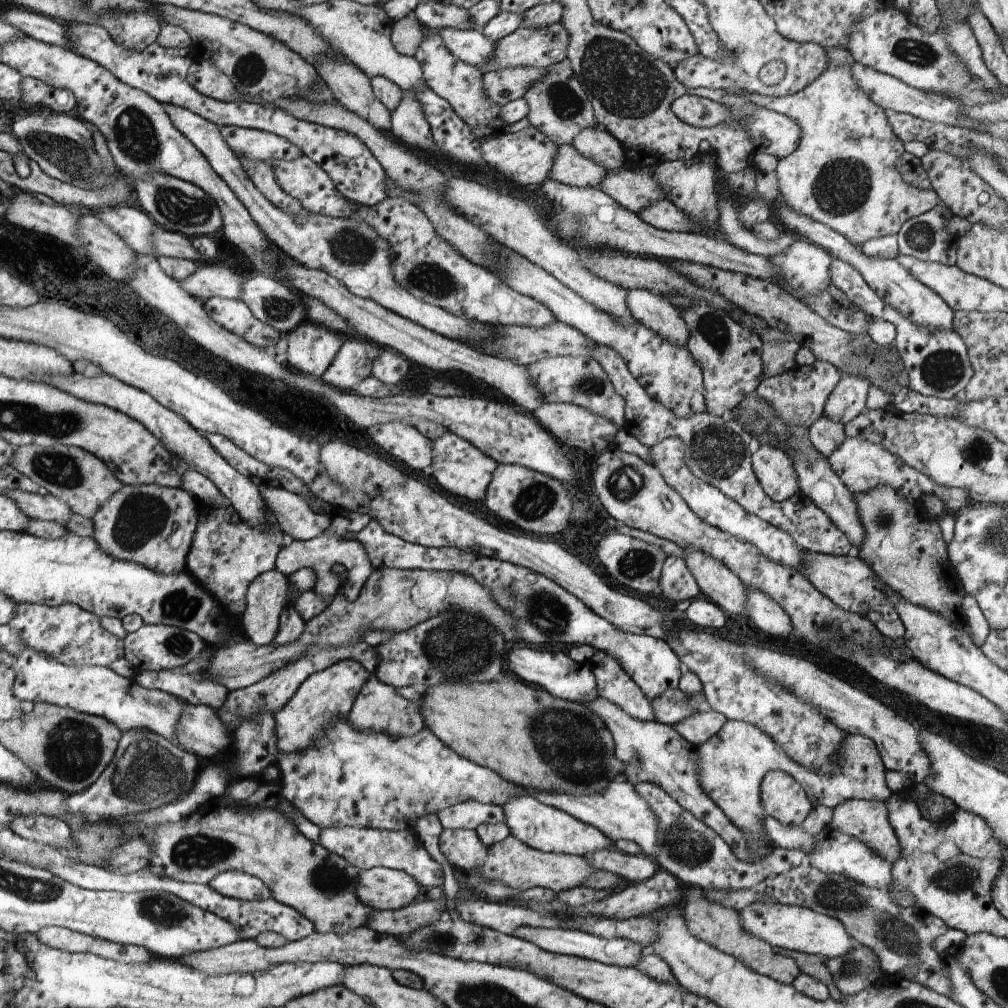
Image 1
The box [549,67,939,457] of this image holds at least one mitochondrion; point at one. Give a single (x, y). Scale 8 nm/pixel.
(841, 186)

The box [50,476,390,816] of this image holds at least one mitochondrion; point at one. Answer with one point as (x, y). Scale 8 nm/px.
(148, 765)

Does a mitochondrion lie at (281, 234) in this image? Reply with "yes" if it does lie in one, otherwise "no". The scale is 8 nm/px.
no

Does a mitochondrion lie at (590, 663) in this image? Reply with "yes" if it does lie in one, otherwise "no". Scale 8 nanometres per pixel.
no

